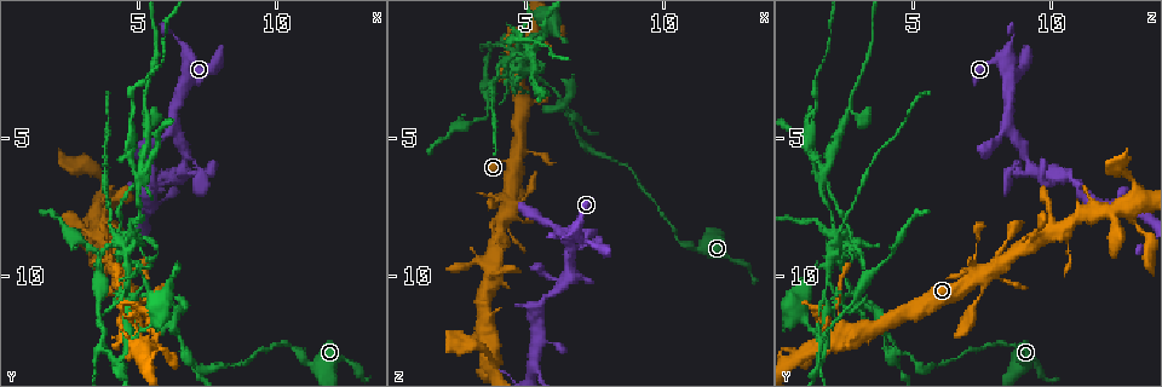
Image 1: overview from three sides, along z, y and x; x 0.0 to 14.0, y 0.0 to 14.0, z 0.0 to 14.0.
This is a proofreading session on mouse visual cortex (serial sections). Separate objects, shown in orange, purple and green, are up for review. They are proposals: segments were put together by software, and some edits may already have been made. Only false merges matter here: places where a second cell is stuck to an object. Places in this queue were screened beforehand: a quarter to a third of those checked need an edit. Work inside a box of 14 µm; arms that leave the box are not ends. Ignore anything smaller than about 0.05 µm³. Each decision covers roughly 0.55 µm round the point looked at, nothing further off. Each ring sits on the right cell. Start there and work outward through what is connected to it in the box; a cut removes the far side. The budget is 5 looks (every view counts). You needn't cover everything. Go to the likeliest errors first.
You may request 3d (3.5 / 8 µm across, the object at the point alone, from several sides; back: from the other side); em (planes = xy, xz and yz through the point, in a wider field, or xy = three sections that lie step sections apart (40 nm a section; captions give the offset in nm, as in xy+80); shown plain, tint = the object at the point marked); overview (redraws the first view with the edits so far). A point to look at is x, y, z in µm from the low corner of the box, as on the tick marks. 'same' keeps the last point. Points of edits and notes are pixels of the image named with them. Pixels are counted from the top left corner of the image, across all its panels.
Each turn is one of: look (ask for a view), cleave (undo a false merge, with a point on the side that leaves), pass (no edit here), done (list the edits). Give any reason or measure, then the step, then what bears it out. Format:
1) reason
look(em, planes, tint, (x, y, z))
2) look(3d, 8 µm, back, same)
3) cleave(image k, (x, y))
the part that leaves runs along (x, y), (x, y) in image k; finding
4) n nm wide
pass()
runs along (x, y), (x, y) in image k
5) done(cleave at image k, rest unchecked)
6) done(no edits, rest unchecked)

abrupt turn
look(3d, 3.5 µm, back, (6.8, 12.8, 4.5))

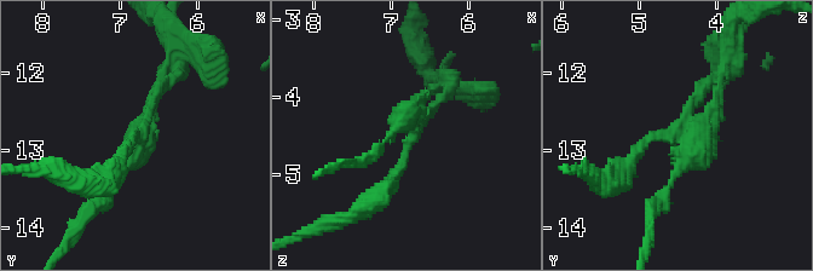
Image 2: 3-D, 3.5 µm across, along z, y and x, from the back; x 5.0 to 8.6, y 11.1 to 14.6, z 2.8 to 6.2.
look(em, xy, step 3, tint, (6.70, 12.75, 4.55))

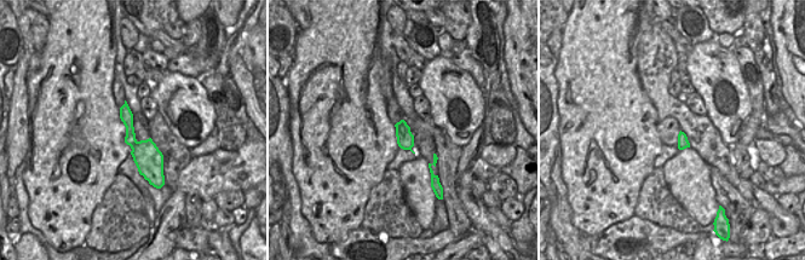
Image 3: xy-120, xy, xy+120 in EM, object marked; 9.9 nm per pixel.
cleave(image 2, (473, 85))
border along (137, 142), (132, 149) in image 3; two cells meet here

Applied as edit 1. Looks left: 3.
two arms in line, one across
look(3d, 3.5 µm, (4.7, 10.9, 5.7))

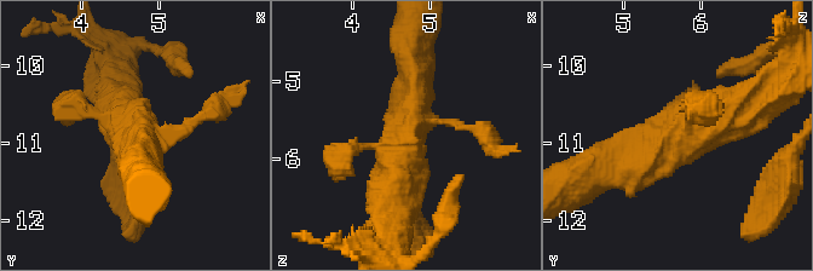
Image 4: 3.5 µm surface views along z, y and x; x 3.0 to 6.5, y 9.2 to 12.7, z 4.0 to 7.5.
look(em, xy, step 1, tint, (4.65, 10.95, 5.70))

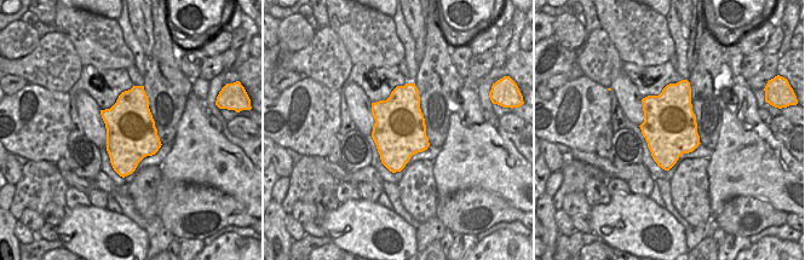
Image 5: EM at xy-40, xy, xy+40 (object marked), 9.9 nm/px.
pass()
continuous, no second cell

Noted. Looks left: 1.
done(cleave at image 2, rest unchecked)

